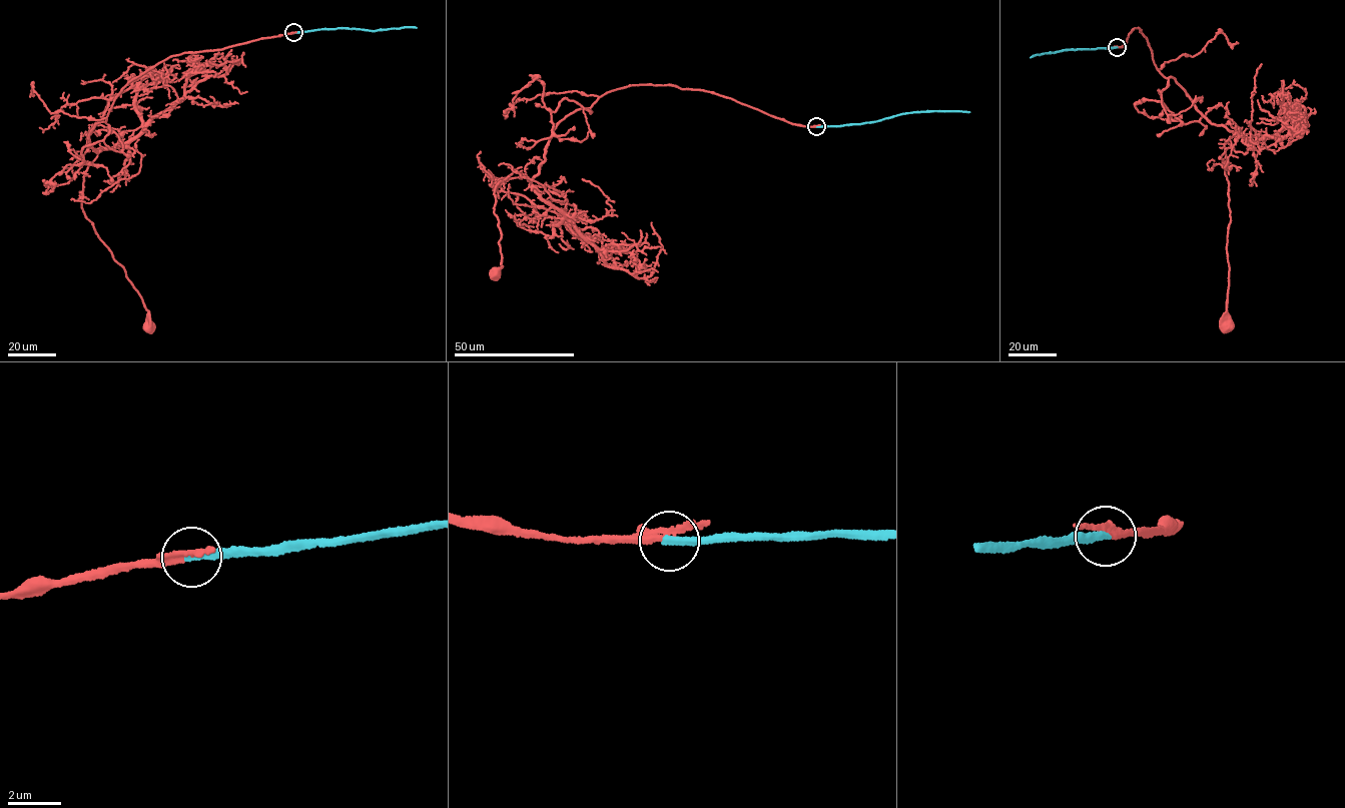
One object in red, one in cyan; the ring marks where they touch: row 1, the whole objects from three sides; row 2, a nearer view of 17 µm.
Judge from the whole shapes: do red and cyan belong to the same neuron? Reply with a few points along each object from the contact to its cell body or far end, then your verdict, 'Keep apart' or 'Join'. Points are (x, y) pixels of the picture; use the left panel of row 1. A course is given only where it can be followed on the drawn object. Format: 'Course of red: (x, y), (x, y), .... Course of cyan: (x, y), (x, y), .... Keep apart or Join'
Course of red: (293, 33), (171, 55), (131, 80), (89, 135), (101, 149), (84, 173), (81, 208), (141, 297), (147, 324). Course of cyan: (293, 32), (417, 28). Join

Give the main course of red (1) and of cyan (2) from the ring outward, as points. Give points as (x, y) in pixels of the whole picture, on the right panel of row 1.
1: (1117, 47), (1139, 27), (1160, 73), (1175, 79), (1210, 123), (1239, 133), (1224, 144), (1230, 218), (1228, 323)
2: (1117, 47), (1070, 49), (1030, 57)

